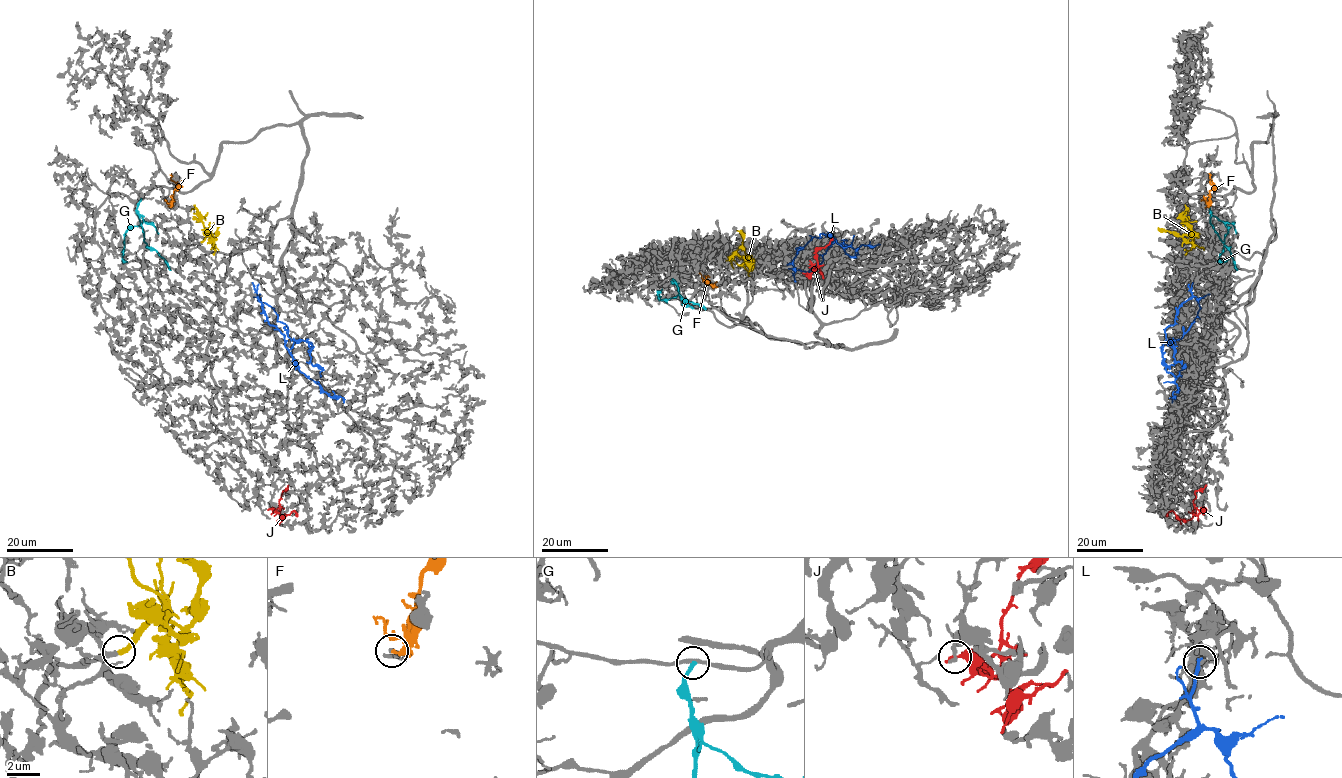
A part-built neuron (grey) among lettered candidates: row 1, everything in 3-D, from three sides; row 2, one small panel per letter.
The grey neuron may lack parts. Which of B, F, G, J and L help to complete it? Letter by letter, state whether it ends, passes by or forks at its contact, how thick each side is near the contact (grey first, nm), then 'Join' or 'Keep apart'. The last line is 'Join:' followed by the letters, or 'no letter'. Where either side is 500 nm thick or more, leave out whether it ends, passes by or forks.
B: It ends there. Thickness 260 nm (grey) against 260 nm. Join
F: It ends there. Thickness 200 nm (grey) against 220 nm. Keep apart
G: It ends there. Thickness 240 nm (grey) against 240 nm. Keep apart
J: It ends there. Thickness 240 nm (grey) against 360 nm. Keep apart
L: It ends there. Thickness 200 nm (grey) against 220 nm. Keep apart
Join: B

